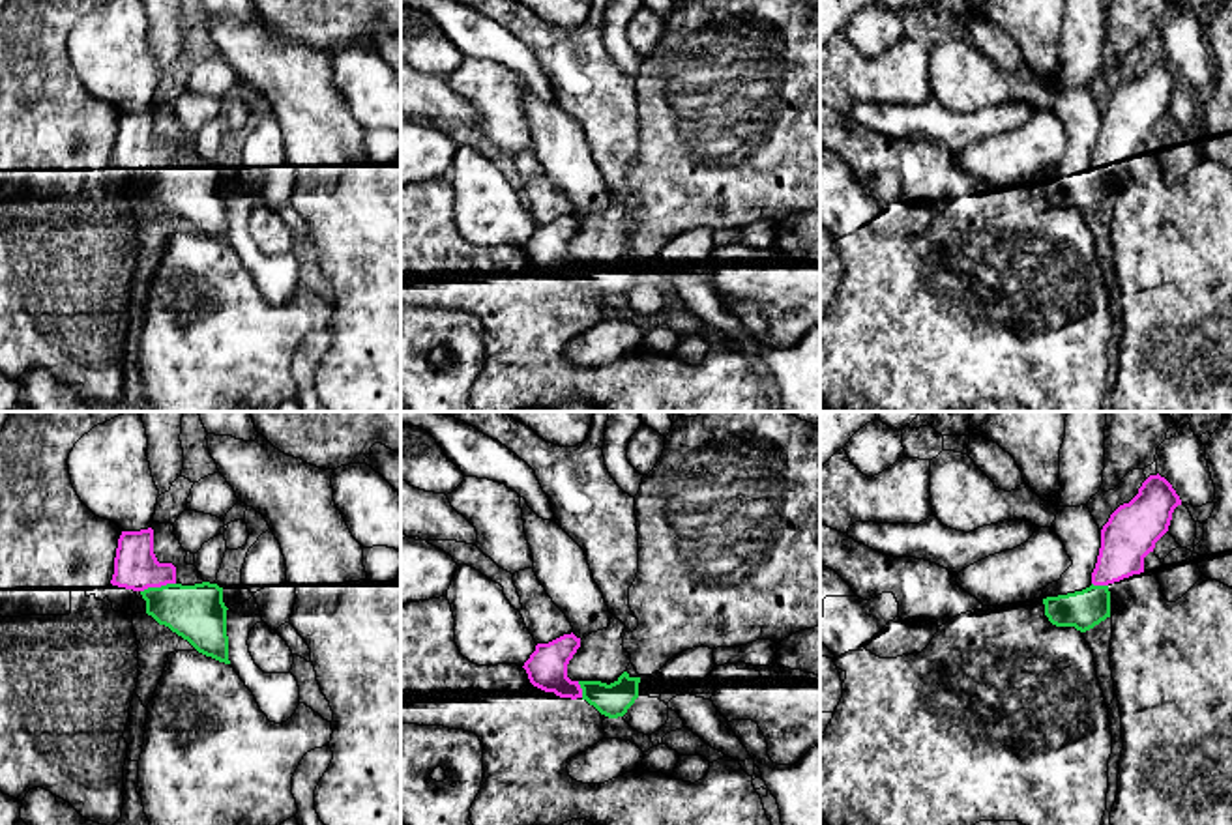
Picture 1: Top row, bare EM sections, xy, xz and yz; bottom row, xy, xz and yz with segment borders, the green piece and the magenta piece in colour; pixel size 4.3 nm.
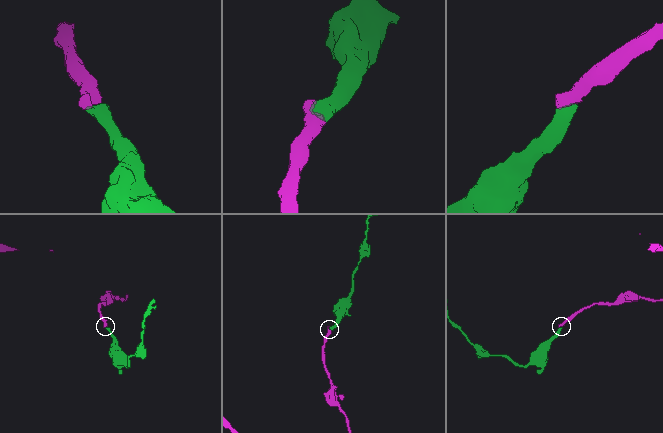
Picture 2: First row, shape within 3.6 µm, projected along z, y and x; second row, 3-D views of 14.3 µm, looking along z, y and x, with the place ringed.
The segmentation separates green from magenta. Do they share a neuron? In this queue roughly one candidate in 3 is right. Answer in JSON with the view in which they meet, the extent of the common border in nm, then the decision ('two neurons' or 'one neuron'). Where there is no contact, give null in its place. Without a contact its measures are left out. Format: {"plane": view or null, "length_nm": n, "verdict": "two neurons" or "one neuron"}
{"plane": "xy", "length_nm": 160, "verdict": "one neuron"}

